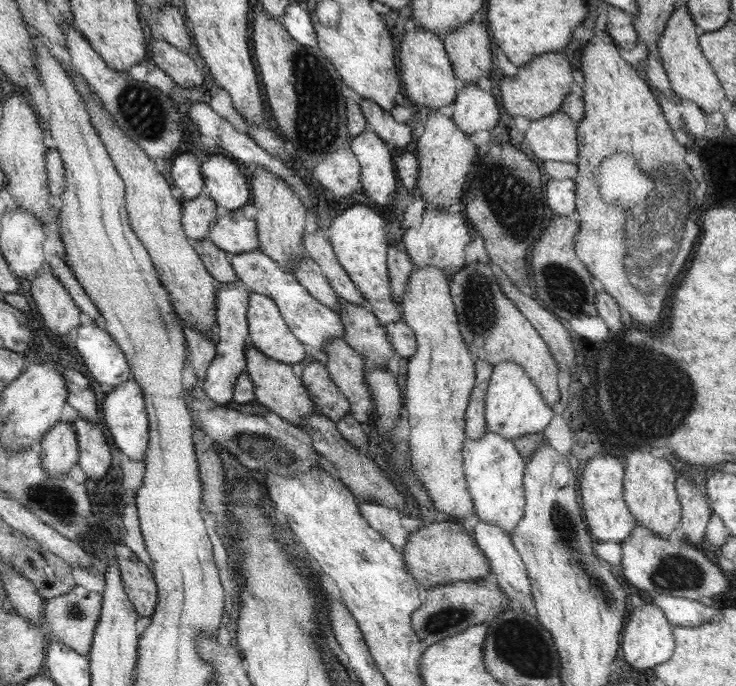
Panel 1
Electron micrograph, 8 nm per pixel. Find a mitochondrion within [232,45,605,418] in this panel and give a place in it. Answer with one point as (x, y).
(517, 208)

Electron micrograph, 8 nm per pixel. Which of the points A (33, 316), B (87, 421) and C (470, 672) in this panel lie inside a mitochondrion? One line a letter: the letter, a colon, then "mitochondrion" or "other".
A: other
B: other
C: other

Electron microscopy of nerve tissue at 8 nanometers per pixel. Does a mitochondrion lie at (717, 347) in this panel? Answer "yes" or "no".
no

